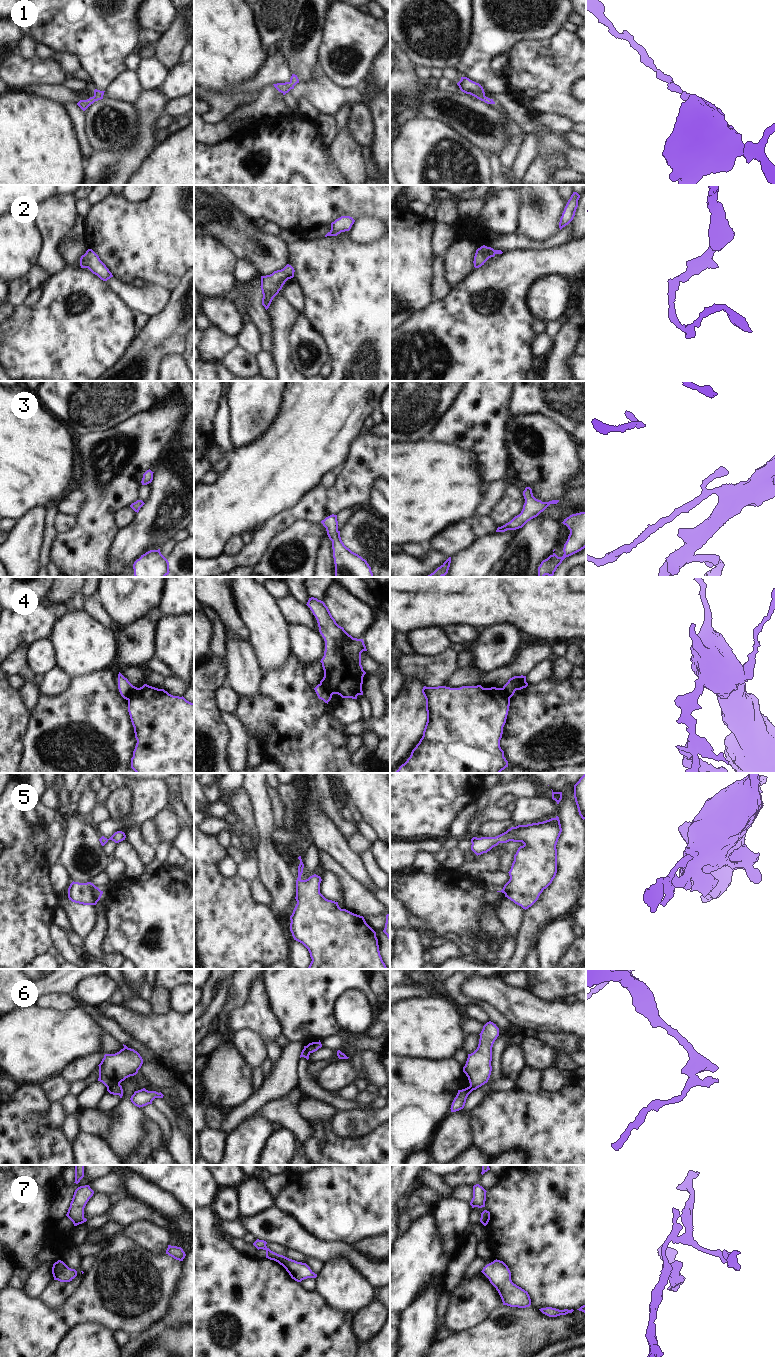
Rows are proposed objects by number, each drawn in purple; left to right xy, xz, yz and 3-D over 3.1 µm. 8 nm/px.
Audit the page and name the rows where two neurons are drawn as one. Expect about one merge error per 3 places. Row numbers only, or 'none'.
4, 6

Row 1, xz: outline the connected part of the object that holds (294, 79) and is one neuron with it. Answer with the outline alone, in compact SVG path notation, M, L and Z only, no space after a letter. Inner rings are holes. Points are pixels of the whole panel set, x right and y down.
M292 74L289 82L277 83L277 84L273 84L273 85L279 92L281 92L283 95L285 95L291 89L294 89L294 86L297 83L299 83L299 79L298 79L297 75Z

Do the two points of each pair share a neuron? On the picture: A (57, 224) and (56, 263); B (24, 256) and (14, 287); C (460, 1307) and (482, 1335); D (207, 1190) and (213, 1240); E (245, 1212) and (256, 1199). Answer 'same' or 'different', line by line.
A: same
B: different
C: different
D: different
E: same

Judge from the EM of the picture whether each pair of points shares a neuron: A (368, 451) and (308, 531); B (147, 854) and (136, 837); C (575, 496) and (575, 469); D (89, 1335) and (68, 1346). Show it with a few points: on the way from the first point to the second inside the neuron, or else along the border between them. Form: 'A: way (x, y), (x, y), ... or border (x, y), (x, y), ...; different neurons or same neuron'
A: border (320, 522), (300, 520), (292, 526); different neurons
B: way (144, 850), (136, 841); same neuron
C: border (573, 487), (559, 501); different neurons
D: way (84, 1340), (78, 1346), (73, 1346); same neuron

